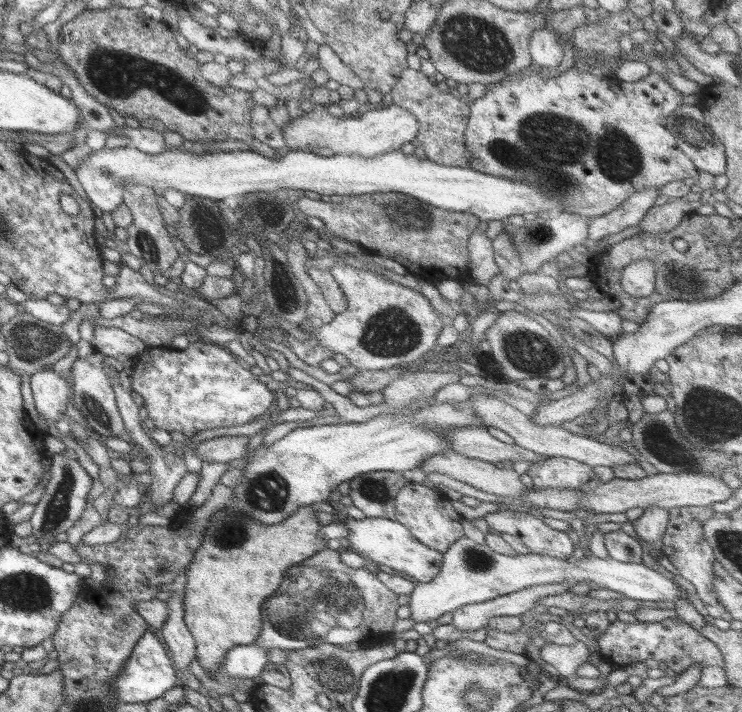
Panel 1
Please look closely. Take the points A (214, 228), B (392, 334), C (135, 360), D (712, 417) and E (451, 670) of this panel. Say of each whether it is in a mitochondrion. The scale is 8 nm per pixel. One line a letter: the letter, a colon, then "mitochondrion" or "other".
A: other
B: mitochondrion
C: other
D: mitochondrion
E: other

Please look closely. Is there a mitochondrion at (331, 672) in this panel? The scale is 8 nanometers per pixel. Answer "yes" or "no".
yes

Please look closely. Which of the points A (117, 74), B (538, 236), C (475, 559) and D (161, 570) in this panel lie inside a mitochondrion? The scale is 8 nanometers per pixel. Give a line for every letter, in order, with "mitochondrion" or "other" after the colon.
A: mitochondrion
B: mitochondrion
C: mitochondrion
D: mitochondrion

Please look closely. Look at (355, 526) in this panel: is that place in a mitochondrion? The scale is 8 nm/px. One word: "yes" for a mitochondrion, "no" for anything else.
no

